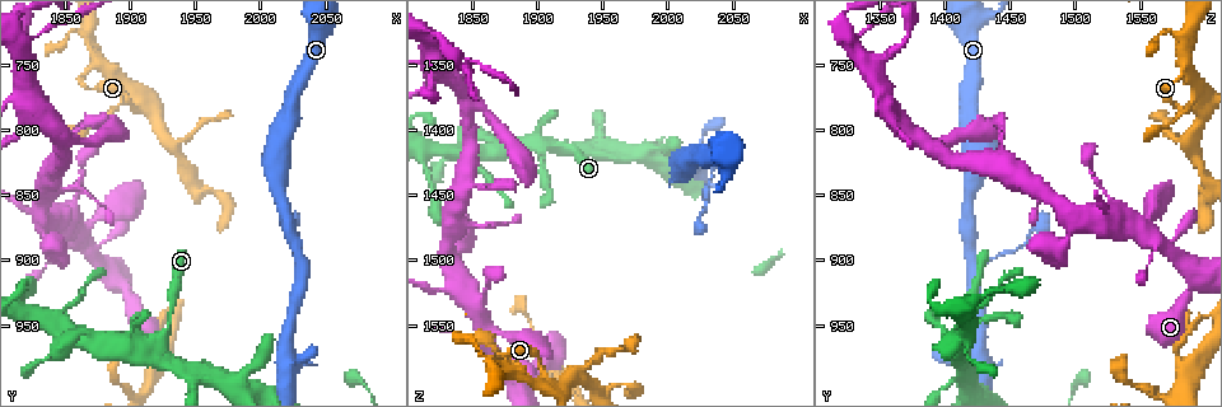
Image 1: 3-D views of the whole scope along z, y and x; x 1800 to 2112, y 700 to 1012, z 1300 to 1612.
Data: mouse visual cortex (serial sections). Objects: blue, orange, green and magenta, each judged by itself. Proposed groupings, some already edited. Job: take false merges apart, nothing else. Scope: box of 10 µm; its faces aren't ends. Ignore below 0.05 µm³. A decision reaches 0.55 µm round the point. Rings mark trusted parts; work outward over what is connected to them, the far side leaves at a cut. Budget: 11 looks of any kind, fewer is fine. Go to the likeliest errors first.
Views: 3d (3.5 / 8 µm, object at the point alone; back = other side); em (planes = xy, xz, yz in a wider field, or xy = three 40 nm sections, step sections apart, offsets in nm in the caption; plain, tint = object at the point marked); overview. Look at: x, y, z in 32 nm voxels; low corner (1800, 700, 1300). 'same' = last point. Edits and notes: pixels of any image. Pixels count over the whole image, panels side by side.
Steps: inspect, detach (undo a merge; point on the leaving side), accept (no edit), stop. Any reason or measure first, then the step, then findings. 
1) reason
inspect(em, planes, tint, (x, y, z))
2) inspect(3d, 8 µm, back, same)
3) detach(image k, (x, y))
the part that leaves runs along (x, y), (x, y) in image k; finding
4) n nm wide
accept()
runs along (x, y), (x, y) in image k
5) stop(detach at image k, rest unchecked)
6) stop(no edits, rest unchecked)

inspect(3d, 3.5 µm, back, (1906, 782, 1590))

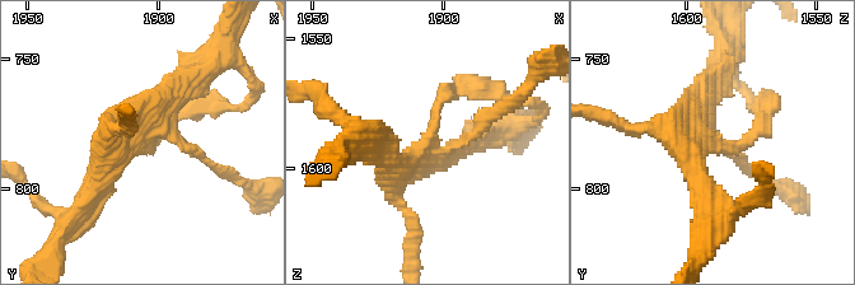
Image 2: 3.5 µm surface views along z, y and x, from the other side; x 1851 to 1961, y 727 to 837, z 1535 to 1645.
now the EM
inspect(em, xy, step 1, plain, (1907, 782, 1592))

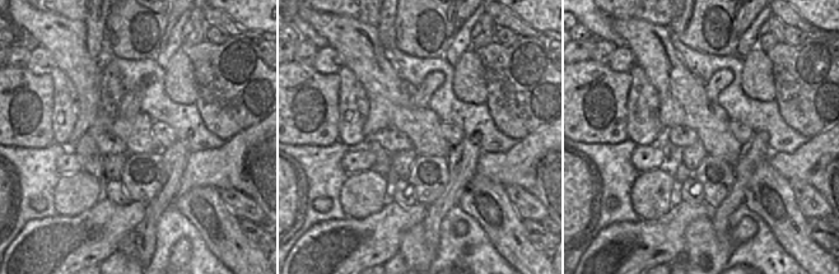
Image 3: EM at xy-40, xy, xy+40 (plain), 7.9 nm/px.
where the object lies
inspect(em, xy, step 1, tint, same)

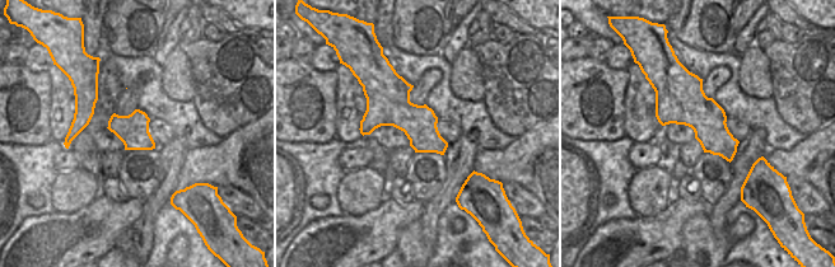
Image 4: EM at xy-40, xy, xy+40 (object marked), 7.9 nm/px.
accept()
continuous, no second cell

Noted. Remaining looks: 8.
three arms meet
inspect(3d, 3.5 µm, (1942, 986, 1414))

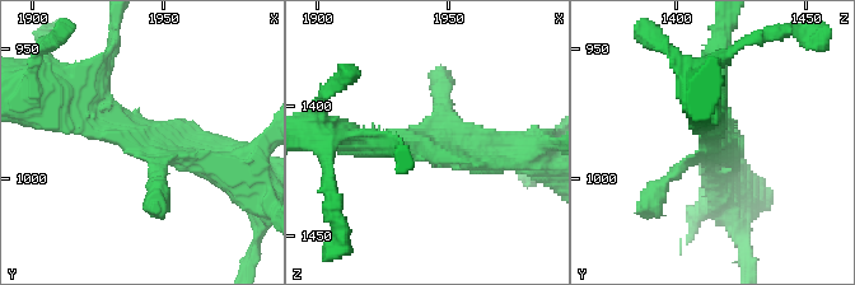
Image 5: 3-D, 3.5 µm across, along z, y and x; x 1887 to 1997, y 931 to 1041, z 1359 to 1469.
inspect(em, xy, step 3, tint, (1942, 984, 1416))

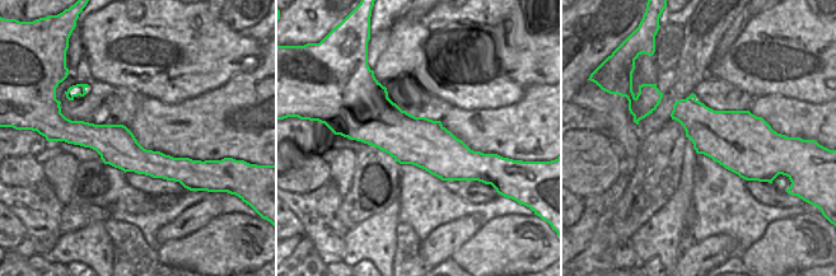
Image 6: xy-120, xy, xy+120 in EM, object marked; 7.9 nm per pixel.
inspect(em, xy, step 5, tint, same)

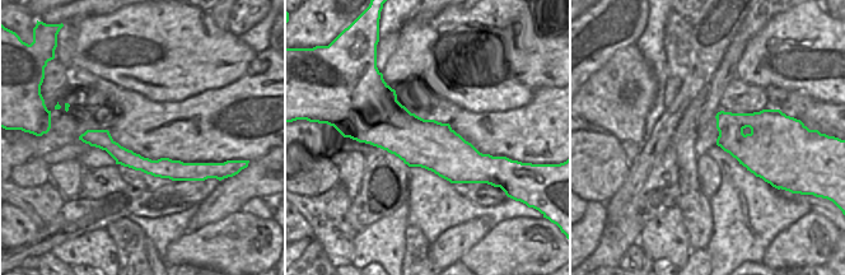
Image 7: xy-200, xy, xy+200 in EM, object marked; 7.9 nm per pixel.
accept()
all the same cell

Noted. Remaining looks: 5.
thick turns thin
inspect(3d, 3.5 µm, (1856, 858, 1530))

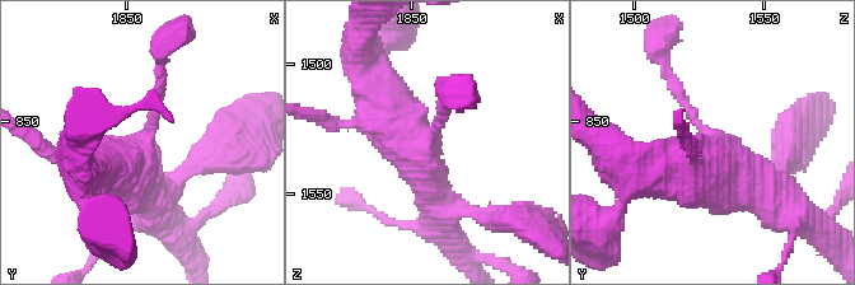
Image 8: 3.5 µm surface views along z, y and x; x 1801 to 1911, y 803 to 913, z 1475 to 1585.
accept()
runs along (439, 215), (373, 82) in image 8; all the same cell

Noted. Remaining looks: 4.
inspect(3d, 3.5 µm, (1856, 956, 1420))

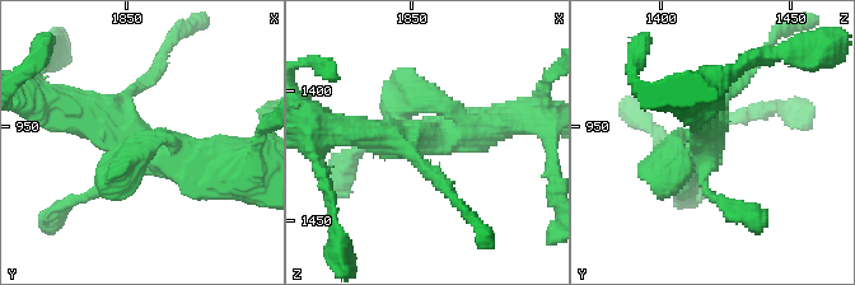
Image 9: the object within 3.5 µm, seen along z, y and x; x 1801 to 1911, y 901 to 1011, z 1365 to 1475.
now the EM
inspect(em, xy, step 5, tint, (1857, 958, 1417))

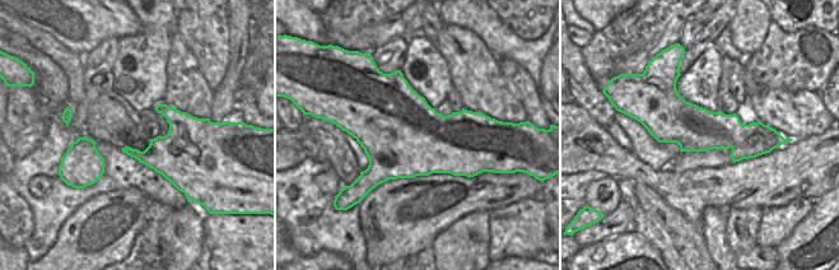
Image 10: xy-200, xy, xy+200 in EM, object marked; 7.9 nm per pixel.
inspect(em, planes, tint, same)

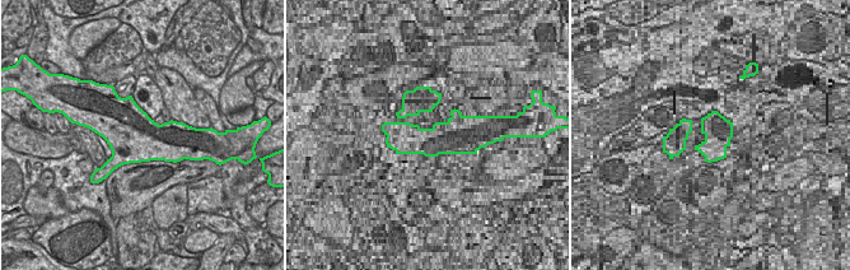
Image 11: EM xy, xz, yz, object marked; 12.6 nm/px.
650 nm wide
accept()
runs along (225, 164), (154, 153), (73, 110) in image 9; all the same cell

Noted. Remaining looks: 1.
stop(no edits, rest unchecked)

